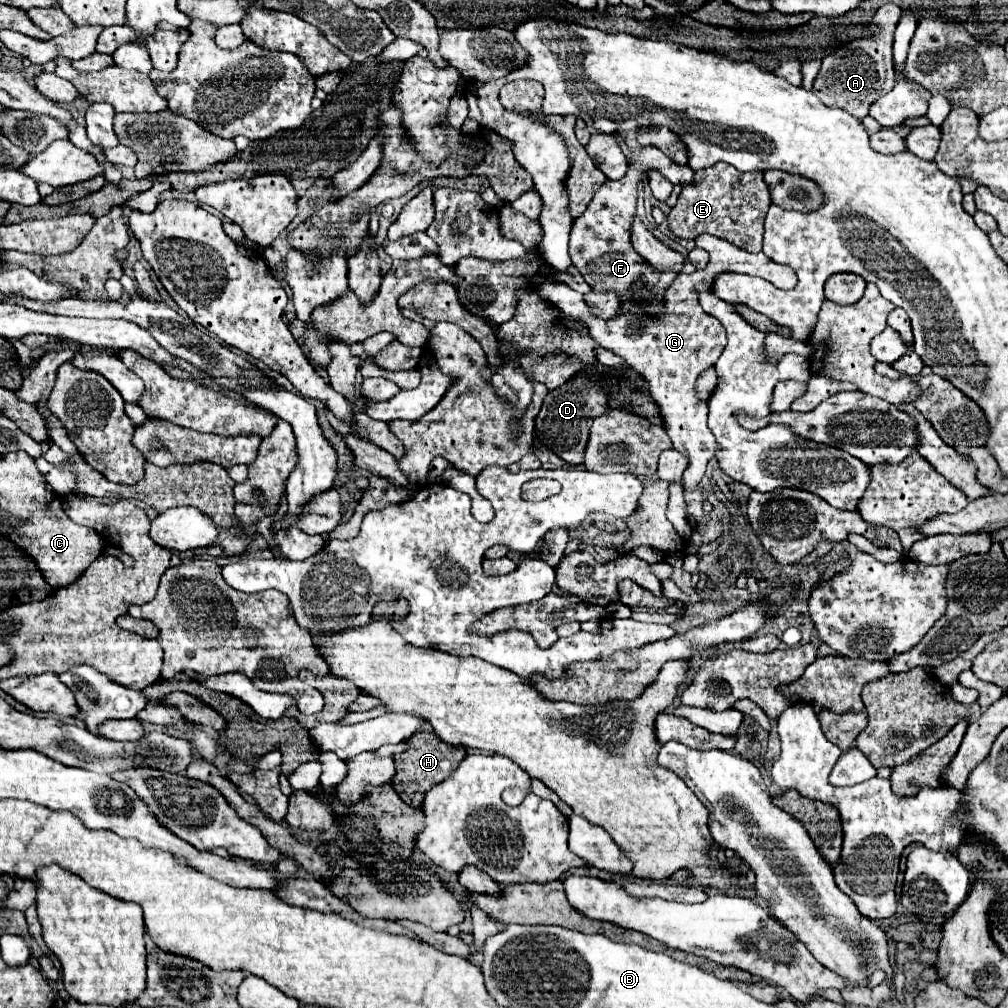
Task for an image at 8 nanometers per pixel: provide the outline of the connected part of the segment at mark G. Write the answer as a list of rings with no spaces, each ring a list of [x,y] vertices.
[[[707,233],[699,235],[695,239],[695,245],[708,251],[709,265],[703,271],[695,271],[691,275],[679,273],[673,285],[667,289],[665,313],[655,319],[643,319],[643,315],[639,317],[639,315],[627,315],[625,311],[619,311],[619,315],[611,319],[611,323],[603,323],[603,319],[595,319],[595,315],[591,315],[591,309],[585,305],[583,295],[573,291],[571,287],[545,279],[537,289],[537,293],[545,301],[559,307],[565,315],[583,319],[583,323],[587,323],[591,331],[591,337],[601,347],[623,357],[627,365],[635,369],[649,383],[651,389],[649,395],[661,409],[661,417],[665,421],[665,429],[673,441],[673,447],[689,459],[687,469],[683,473],[685,491],[695,491],[699,487],[709,459],[719,450],[715,437],[707,427],[707,403],[699,403],[699,399],[695,399],[695,381],[703,369],[715,365],[715,361],[719,359],[719,355],[727,345],[725,327],[717,319],[701,311],[699,293],[711,291],[715,277],[725,271],[763,277],[781,289],[793,289],[797,283],[797,275],[791,267],[771,263],[771,259],[767,259],[763,253],[747,253]]]

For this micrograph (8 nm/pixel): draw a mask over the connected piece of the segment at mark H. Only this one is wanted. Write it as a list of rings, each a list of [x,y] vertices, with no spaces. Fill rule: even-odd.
[[[417,731],[411,737],[409,745],[411,745],[409,751],[395,755],[395,769],[397,771],[391,779],[391,785],[405,803],[409,803],[411,807],[421,807],[423,799],[425,799],[425,793],[433,785],[447,779],[447,775],[451,775],[451,771],[455,771],[455,767],[467,757],[467,753],[465,753],[463,747],[447,745],[435,733],[427,733],[427,731]]]

